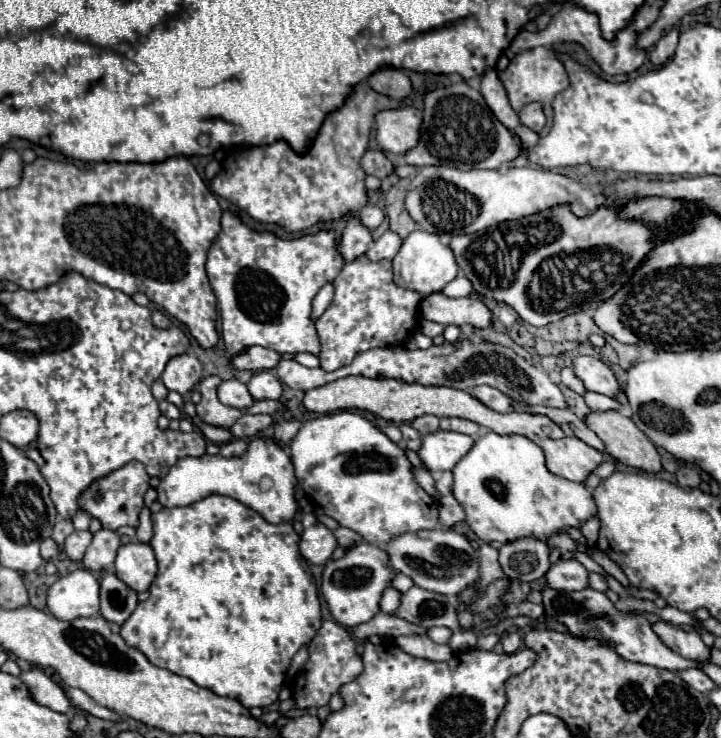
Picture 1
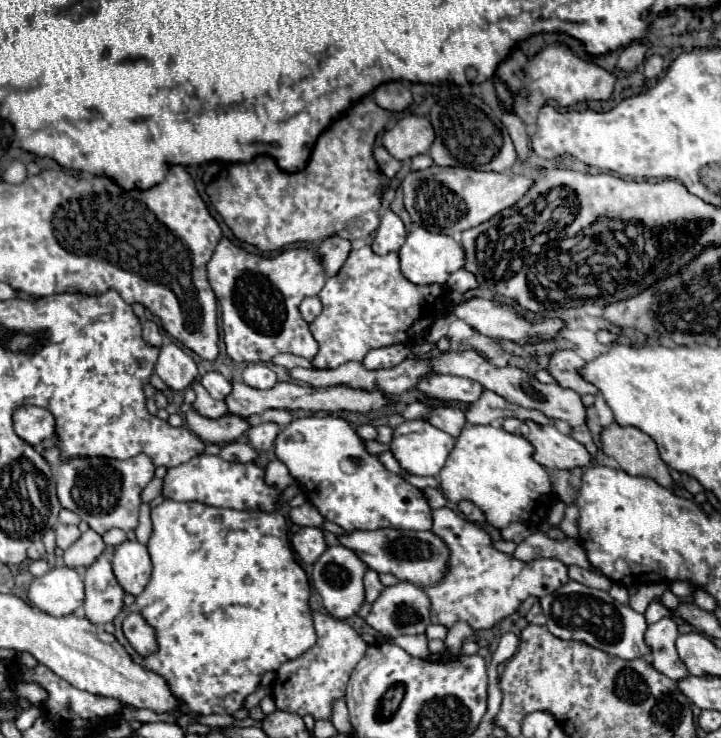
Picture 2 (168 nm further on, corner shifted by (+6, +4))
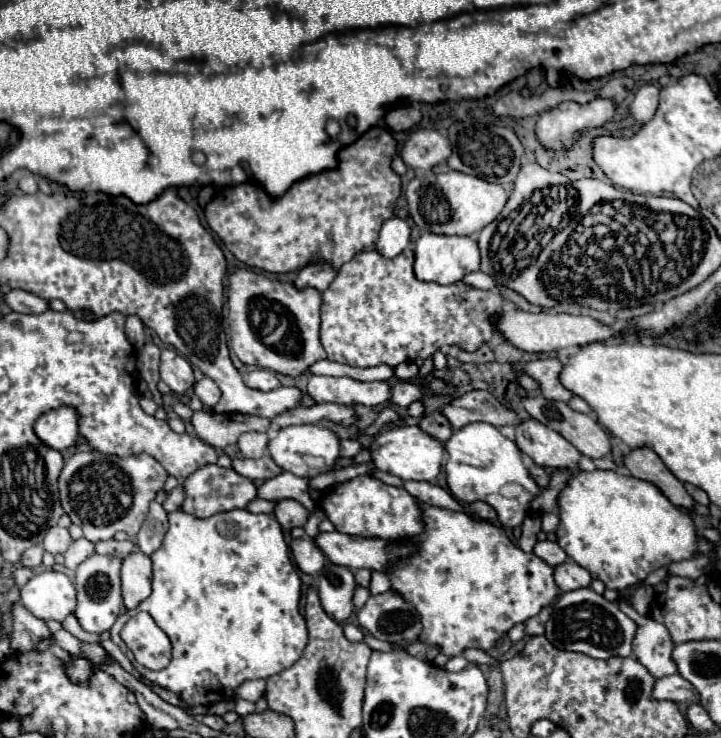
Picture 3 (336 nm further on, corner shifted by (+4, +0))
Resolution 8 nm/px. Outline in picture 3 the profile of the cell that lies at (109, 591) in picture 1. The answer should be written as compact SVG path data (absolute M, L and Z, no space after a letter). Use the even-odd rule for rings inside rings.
M94 553L92 557L88 557L86 561L82 561L76 567L74 587L78 593L78 597L76 597L78 603L76 603L74 615L76 615L76 619L84 631L104 633L114 625L116 617L120 615L120 607L122 607L120 567L122 567L122 559L110 557L110 555L98 555L98 553Z

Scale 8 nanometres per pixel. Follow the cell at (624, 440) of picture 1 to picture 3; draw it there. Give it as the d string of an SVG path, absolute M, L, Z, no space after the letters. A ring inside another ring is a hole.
M642 447L630 451L630 455L626 455L624 459L624 465L636 479L656 485L670 499L672 505L684 509L694 507L694 499L686 493L684 483L672 475L672 471L662 463L662 459L652 449Z

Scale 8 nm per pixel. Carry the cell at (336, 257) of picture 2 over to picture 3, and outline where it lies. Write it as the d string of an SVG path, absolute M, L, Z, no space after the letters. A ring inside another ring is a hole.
M312 263L312 265L306 265L302 271L298 271L296 279L294 279L294 285L296 289L306 289L306 287L312 287L316 291L324 291L328 289L328 285L334 281L336 273L330 265L326 263Z

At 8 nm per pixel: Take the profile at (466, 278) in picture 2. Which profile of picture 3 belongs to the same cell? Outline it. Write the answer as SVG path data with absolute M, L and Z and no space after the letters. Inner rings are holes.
M474 271L474 273L468 273L464 277L464 283L476 287L476 289L496 289L496 283L492 281L492 277L488 277L486 273L482 271Z

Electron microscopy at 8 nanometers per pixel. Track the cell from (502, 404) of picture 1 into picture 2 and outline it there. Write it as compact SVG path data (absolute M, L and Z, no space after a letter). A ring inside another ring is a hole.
M430 375L418 383L420 391L442 399L442 401L462 401L462 403L474 403L482 395L484 387L478 385L472 379L454 377L454 375Z

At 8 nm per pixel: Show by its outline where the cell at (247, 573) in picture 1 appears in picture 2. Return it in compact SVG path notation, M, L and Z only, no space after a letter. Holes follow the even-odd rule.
M166 499L164 503L160 503L158 507L152 509L152 537L148 541L148 551L152 557L152 579L146 585L146 589L136 597L136 601L130 607L124 607L122 613L114 619L116 631L114 637L118 639L118 643L132 655L132 659L136 663L140 663L142 667L156 671L158 675L162 675L168 685L172 687L172 693L186 703L186 707L194 713L202 713L202 715L210 715L210 713L228 713L234 715L238 709L244 707L244 701L248 695L252 695L258 687L260 687L260 679L262 673L266 671L276 671L282 663L290 661L292 657L302 655L306 649L310 649L316 641L316 633L314 633L314 625L312 625L312 613L310 613L310 605L308 605L308 597L310 597L310 585L308 585L308 577L302 571L302 567L296 563L294 553L290 549L288 543L288 527L286 527L286 519L274 511L274 513L262 513L262 511L236 511L236 509L220 509L220 507L212 507L212 505L204 505L204 503L176 503L172 499ZM128 613L140 613L146 623L150 627L154 627L156 631L156 641L158 641L158 653L152 653L148 657L138 655L138 651L126 641L124 633L122 633L122 621L126 619Z

